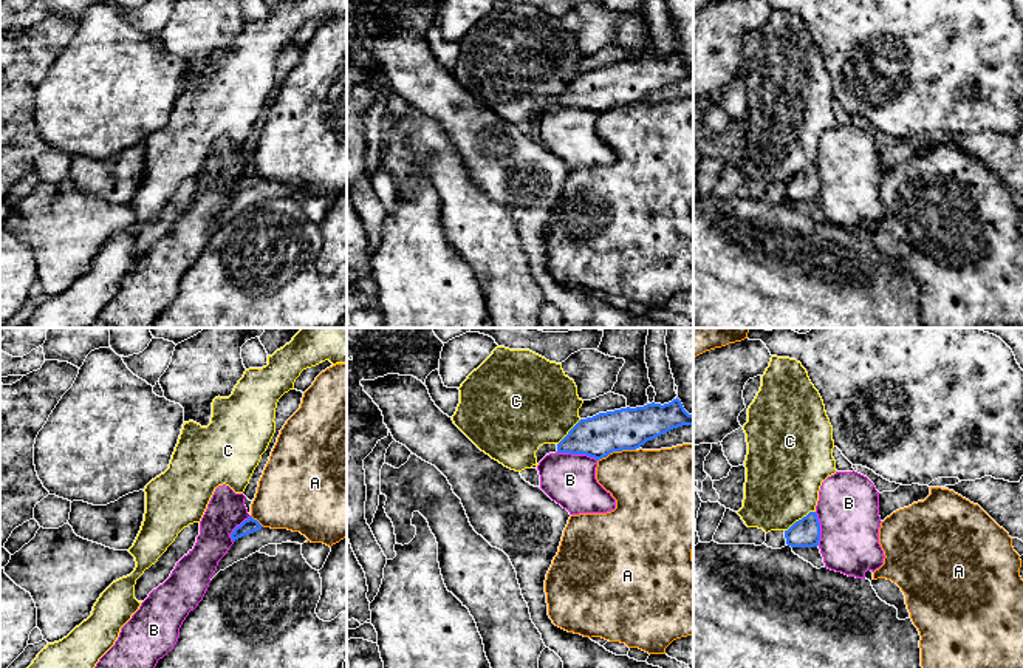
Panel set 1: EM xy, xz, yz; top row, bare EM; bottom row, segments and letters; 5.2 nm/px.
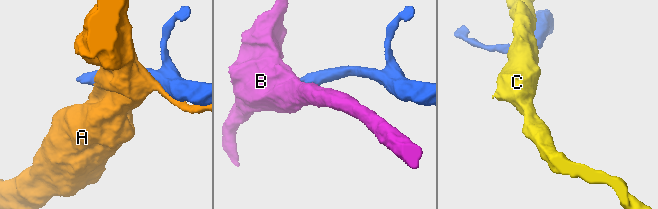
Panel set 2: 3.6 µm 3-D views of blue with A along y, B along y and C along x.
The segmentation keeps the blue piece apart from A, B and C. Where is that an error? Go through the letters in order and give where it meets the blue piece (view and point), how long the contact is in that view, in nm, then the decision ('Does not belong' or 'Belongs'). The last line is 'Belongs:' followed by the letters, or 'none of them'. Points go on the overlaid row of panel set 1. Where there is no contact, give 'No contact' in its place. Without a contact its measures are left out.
A: Touches blue at xz (616, 450). Shared border 220 nm. Does not belong
B: Touches blue at xz (578, 453). Shared border 220 nm. Does not belong
C: Touches blue at yz (799, 520). Shared border 190 nm. Does not belong
Belongs: none of them

